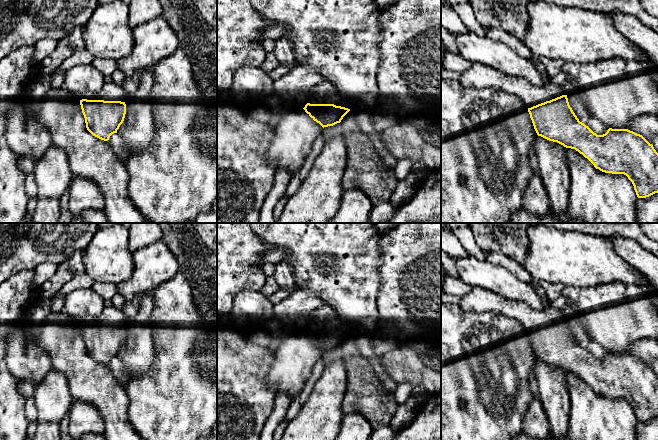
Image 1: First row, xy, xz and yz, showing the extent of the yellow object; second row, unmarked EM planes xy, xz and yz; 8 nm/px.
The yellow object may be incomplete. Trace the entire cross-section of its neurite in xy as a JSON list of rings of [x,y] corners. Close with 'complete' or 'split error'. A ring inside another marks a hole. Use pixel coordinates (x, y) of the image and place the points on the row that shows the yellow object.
[[[108,82],[96,93],[87,93],[80,100],[87,130],[95,137],[108,141],[123,123],[128,101],[121,85]]] | split error

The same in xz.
[[[328,80],[314,86],[310,91],[305,112],[323,128],[340,123],[350,111],[351,101],[341,95],[337,88]]] | split error

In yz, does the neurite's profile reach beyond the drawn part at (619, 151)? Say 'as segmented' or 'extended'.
extended

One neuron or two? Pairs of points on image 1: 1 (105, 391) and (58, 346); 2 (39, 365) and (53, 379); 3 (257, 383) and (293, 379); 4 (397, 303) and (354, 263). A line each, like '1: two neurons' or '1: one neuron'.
1: one neuron
2: two neurons
3: two neurons
4: two neurons

